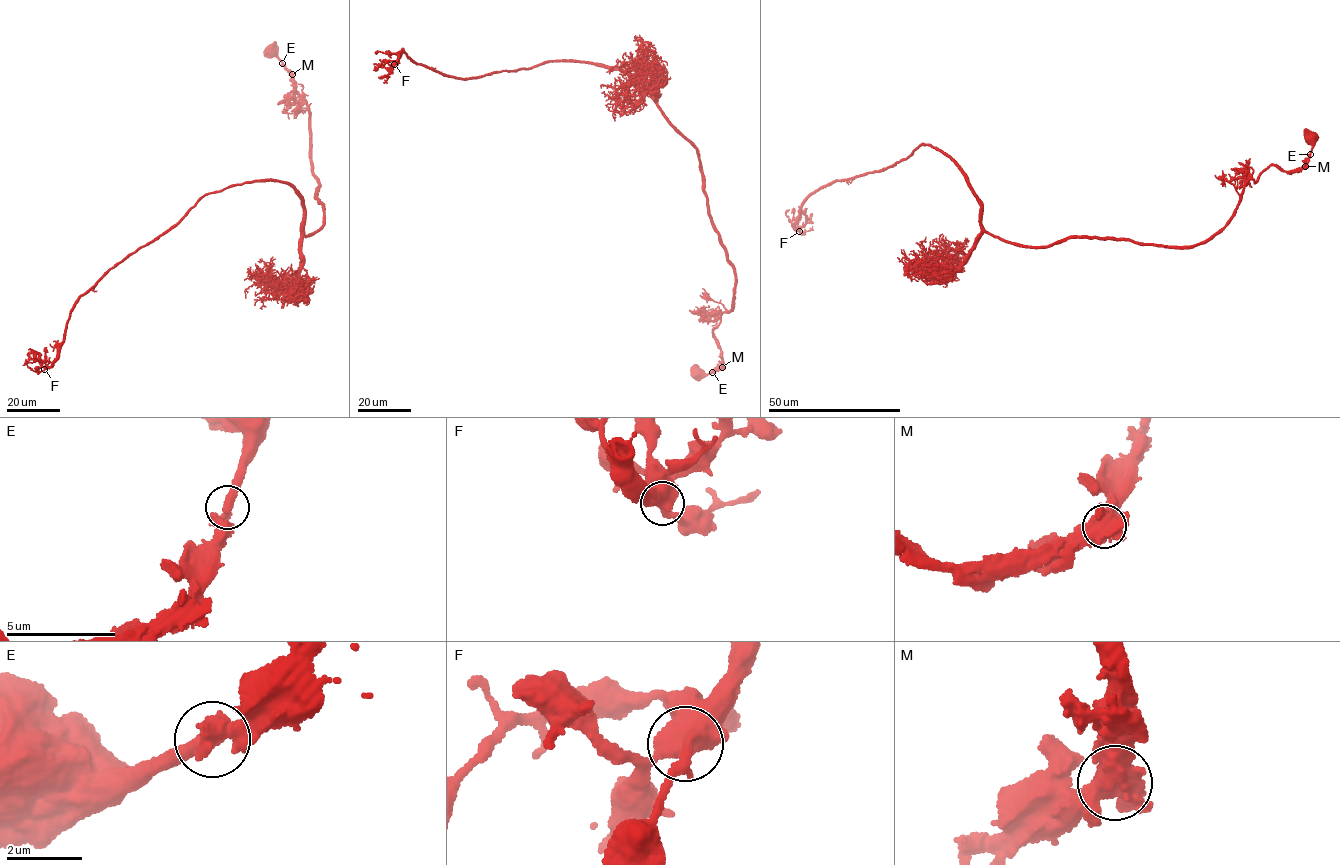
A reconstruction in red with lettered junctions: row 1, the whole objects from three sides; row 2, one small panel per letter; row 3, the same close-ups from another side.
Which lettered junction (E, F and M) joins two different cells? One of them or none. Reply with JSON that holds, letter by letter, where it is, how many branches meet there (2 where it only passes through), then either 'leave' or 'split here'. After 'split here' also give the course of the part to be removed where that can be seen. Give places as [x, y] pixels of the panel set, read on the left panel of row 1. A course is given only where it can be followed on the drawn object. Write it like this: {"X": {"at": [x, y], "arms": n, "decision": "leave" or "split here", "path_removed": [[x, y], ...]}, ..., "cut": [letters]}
{"E": {"at": [282, 63], "arms": 3, "decision": "leave"}, "F": {"at": [44, 369], "arms": 3, "decision": "leave"}, "M": {"at": [292, 74], "arms": 3, "decision": "leave"}, "cut": []}

